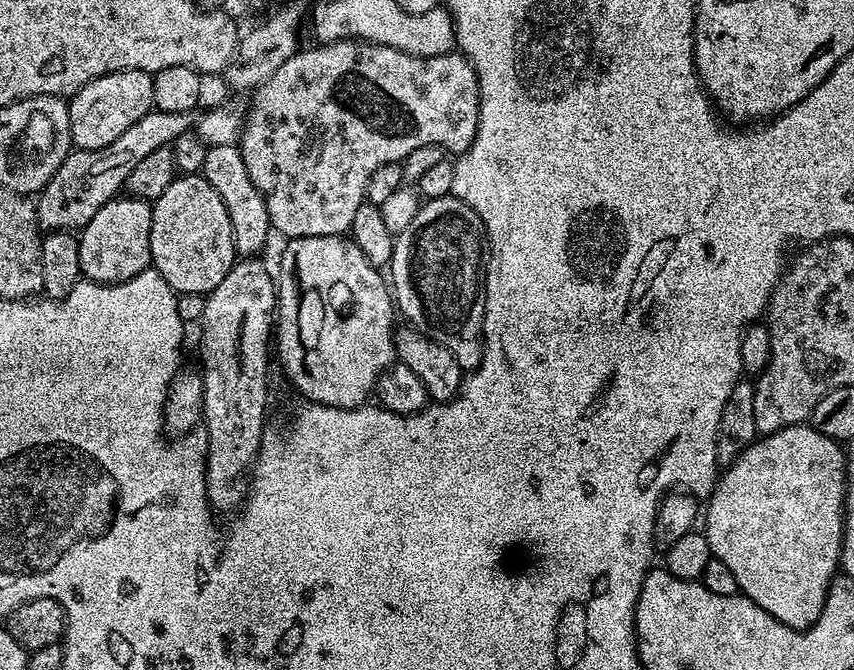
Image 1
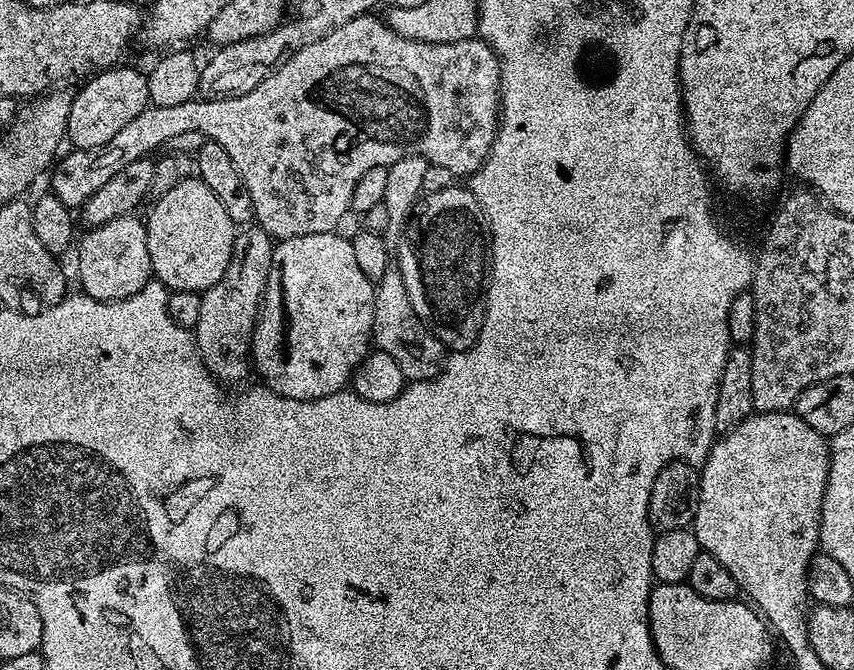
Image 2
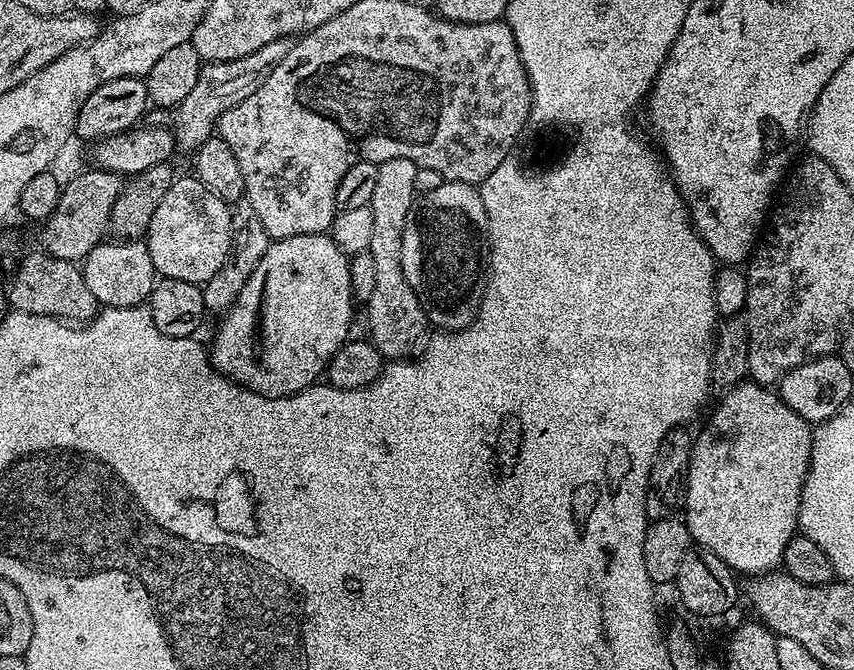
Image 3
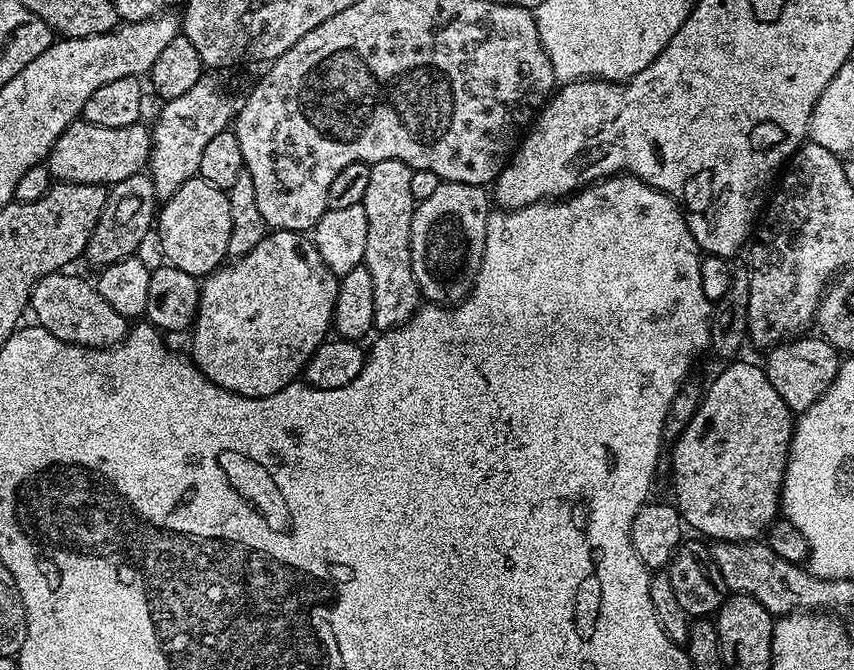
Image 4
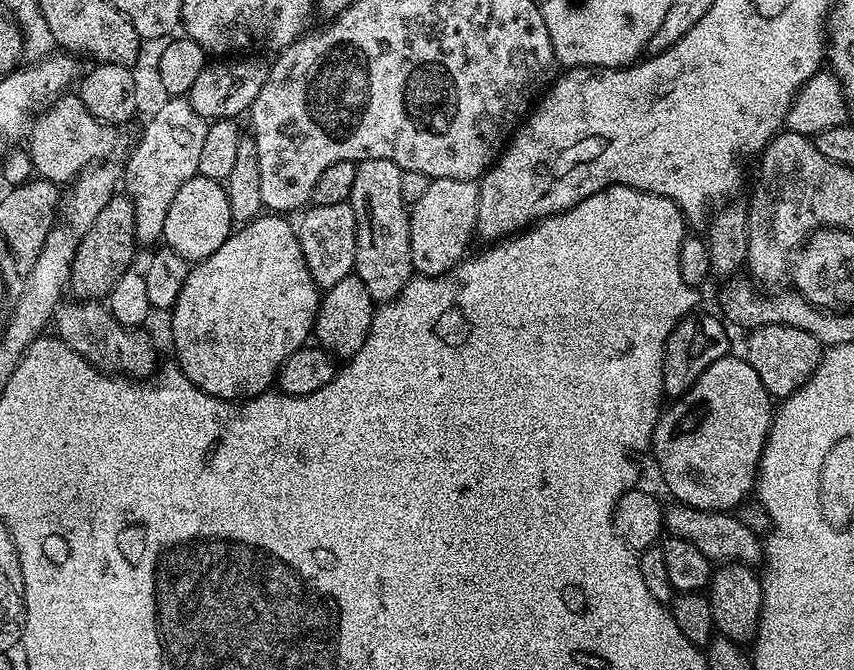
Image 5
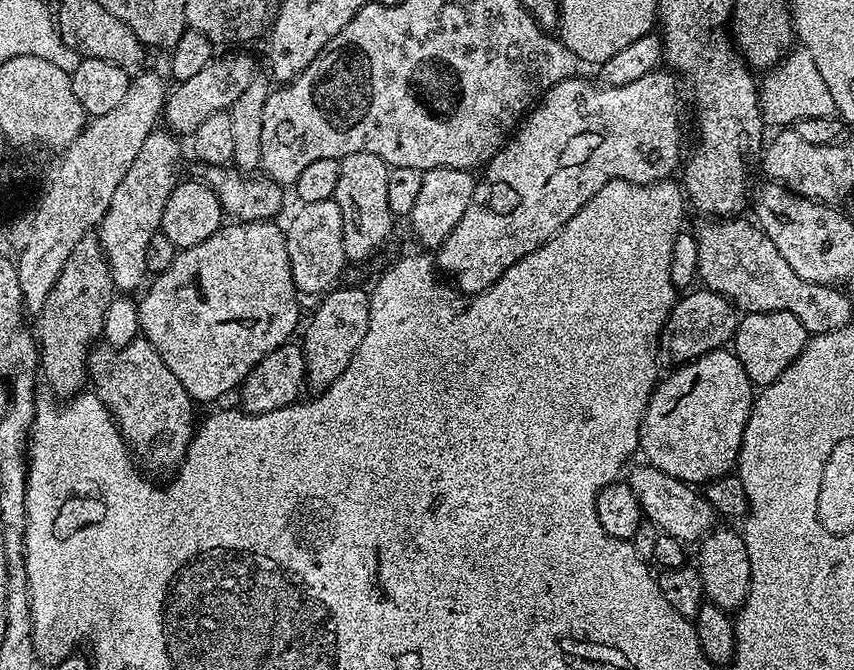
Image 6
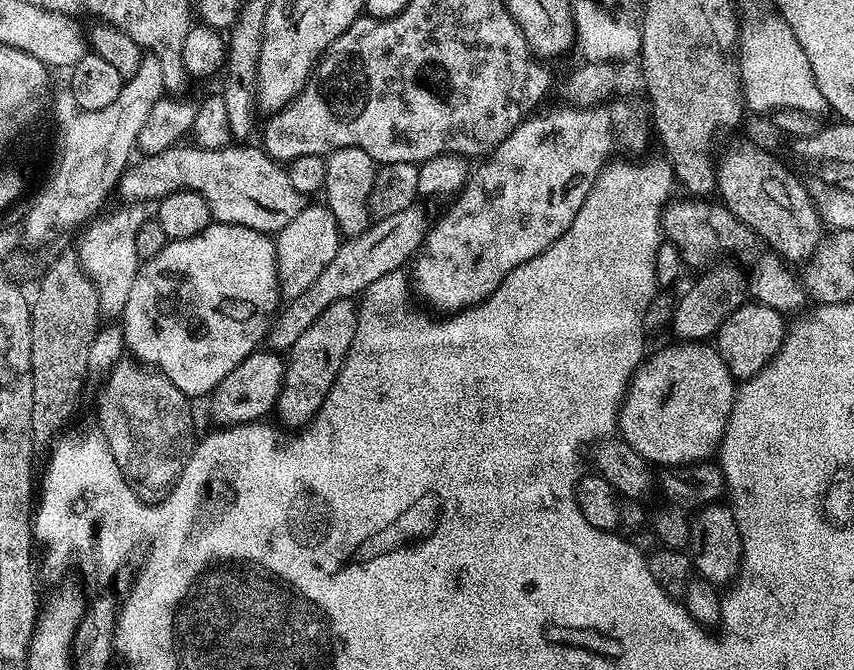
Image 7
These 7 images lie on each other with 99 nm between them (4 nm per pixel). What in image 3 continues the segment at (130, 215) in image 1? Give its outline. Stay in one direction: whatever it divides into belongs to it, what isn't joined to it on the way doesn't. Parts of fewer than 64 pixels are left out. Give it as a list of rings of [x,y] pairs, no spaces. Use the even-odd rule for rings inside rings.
[[[109,239],[85,256],[82,271],[90,294],[94,294],[97,305],[106,308],[138,308],[147,301],[152,293],[152,285],[158,277],[154,262],[150,262],[150,250],[143,239],[118,240]],[[109,243],[109,244],[108,244]]]

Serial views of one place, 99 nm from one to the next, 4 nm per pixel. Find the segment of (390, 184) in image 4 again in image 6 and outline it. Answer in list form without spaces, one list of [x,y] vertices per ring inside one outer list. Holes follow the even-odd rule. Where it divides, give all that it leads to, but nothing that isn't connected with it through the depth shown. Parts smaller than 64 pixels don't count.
[[[346,154],[339,161],[338,178],[332,199],[342,214],[342,246],[345,257],[352,260],[368,260],[388,240],[394,217],[386,198],[386,178],[390,165],[378,154]]]

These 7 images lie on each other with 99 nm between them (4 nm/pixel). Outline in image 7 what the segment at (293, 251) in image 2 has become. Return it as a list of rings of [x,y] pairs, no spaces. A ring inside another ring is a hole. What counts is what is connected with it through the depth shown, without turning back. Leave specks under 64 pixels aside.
[[[213,222],[194,238],[169,240],[154,258],[141,263],[122,313],[124,342],[127,351],[141,365],[151,366],[170,378],[170,382],[188,397],[197,398],[203,392],[204,395],[211,393],[234,366],[265,343],[278,312],[276,300],[276,243],[273,237],[246,226]]]

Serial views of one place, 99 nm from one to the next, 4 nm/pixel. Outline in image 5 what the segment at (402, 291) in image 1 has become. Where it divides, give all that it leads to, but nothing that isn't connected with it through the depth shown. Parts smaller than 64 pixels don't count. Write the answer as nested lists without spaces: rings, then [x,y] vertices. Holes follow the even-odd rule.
[[[442,178],[428,183],[423,198],[418,198],[418,202],[411,205],[408,214],[410,254],[412,267],[419,275],[447,277],[469,255],[468,243],[474,240],[479,197],[477,181]]]

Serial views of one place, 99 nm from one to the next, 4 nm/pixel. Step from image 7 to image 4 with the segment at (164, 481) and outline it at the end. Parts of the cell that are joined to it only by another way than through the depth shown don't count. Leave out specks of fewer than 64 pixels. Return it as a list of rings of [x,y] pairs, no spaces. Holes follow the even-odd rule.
[[[61,270],[46,274],[37,282],[30,301],[31,315],[36,315],[35,323],[47,332],[52,332],[67,344],[77,344],[83,348],[107,348],[120,343],[128,334],[129,321],[96,289],[91,279],[71,276],[71,271]]]

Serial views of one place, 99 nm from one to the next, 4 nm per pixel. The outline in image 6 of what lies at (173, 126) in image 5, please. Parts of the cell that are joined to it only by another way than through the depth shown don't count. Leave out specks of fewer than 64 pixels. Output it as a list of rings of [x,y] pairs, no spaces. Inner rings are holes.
[[[160,130],[151,132],[146,142],[142,142],[142,150],[138,150],[138,158],[130,166],[130,170],[126,170],[126,178],[118,182],[118,190],[114,190],[114,198],[110,198],[110,206],[104,217],[100,219],[98,239],[104,257],[108,260],[108,267],[112,270],[112,286],[117,293],[132,294],[140,283],[141,285],[145,283],[144,276],[149,275],[146,266],[146,245],[150,242],[150,238],[154,238],[154,234],[160,231],[162,210],[166,210],[166,198],[170,198],[173,188],[178,183],[176,163],[180,160],[179,143],[181,144],[181,141],[175,135],[165,134]]]

